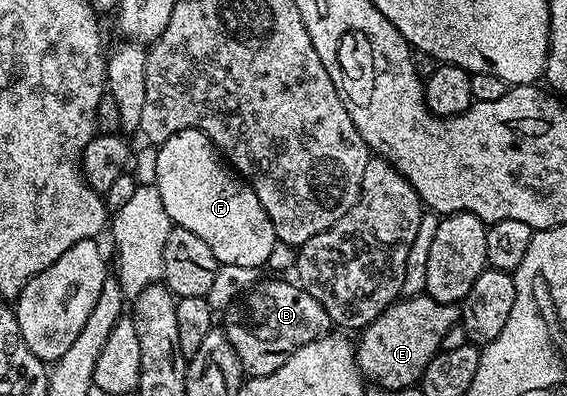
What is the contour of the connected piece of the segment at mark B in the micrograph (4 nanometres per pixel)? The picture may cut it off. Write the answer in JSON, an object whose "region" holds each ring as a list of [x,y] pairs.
{"region":[[[261,279],[255,288],[248,289],[243,299],[223,313],[222,331],[249,377],[274,374],[286,362],[289,352],[306,346],[306,342],[314,342],[319,336],[329,335],[333,327],[326,310],[299,283],[289,280]]]}

